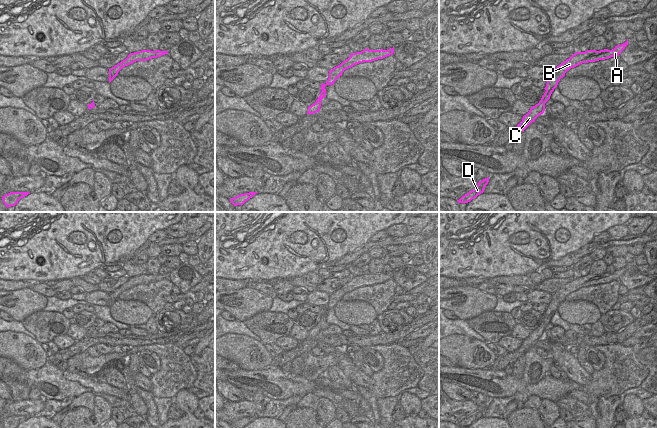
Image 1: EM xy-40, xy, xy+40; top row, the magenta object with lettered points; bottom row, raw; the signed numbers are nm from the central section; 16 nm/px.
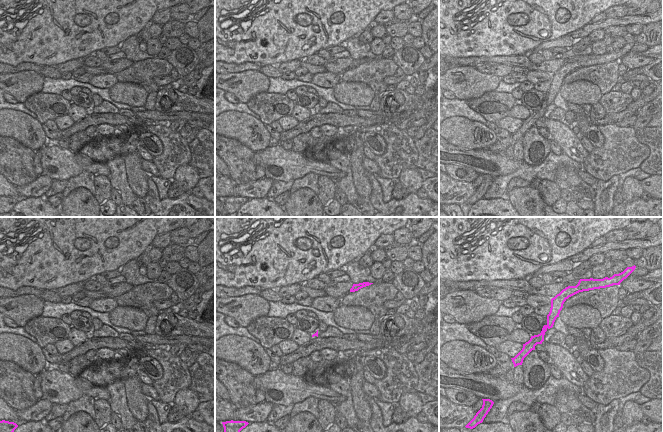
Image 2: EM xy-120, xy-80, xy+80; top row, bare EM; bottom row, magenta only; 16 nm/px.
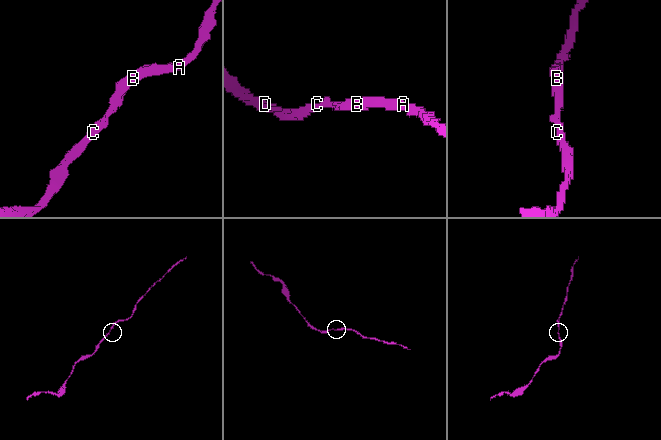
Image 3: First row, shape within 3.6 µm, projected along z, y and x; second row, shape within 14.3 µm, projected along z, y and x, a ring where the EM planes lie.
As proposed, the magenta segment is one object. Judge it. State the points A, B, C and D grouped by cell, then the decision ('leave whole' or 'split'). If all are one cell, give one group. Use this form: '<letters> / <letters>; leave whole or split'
A B C D; leave whole

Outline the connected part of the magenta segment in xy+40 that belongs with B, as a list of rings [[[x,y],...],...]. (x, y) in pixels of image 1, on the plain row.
[[[628,263],[625,267],[615,270],[614,273],[608,274],[587,274],[585,276],[576,276],[569,283],[561,287],[555,293],[552,294],[550,303],[547,305],[546,315],[542,320],[538,328],[531,331],[529,336],[523,340],[522,345],[517,349],[517,352],[520,352],[523,356],[524,354],[532,347],[535,346],[535,343],[544,337],[545,327],[550,323],[550,320],[554,313],[557,311],[558,306],[561,302],[565,300],[565,297],[582,287],[595,286],[599,284],[609,283],[614,280],[619,280],[619,278],[625,273],[628,269]]]

